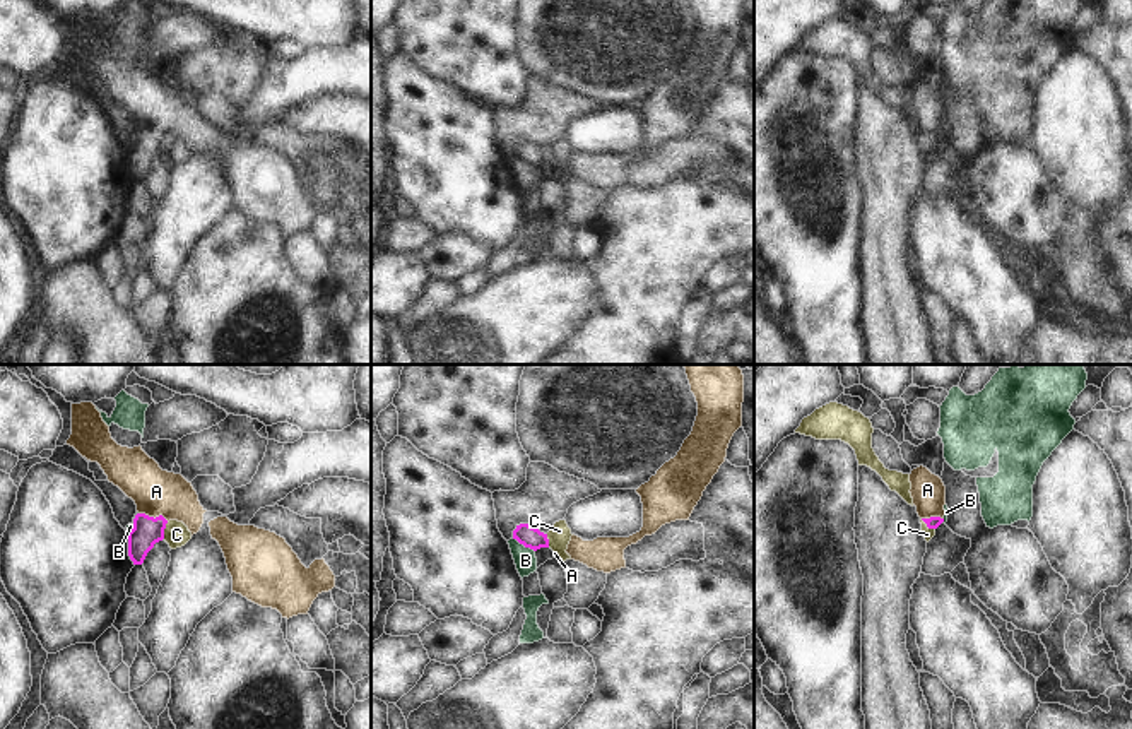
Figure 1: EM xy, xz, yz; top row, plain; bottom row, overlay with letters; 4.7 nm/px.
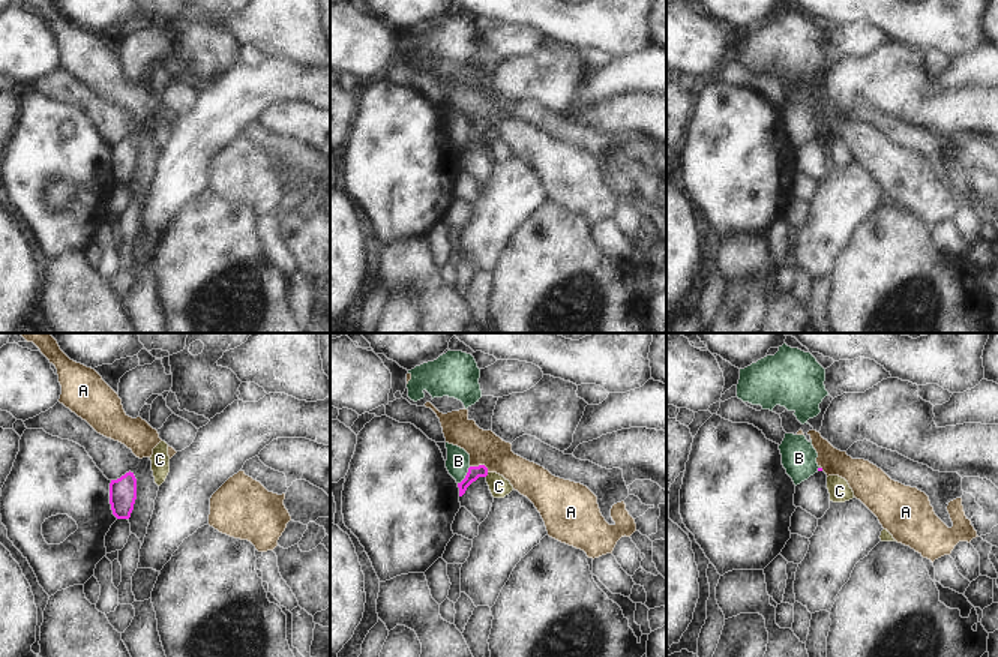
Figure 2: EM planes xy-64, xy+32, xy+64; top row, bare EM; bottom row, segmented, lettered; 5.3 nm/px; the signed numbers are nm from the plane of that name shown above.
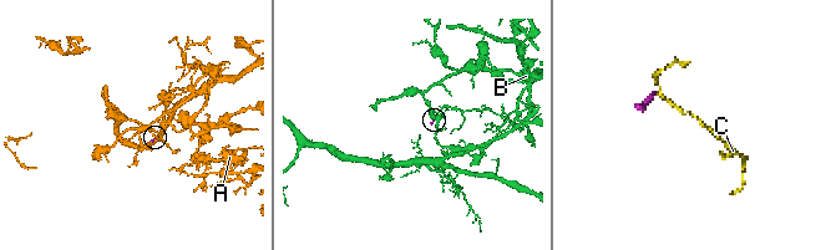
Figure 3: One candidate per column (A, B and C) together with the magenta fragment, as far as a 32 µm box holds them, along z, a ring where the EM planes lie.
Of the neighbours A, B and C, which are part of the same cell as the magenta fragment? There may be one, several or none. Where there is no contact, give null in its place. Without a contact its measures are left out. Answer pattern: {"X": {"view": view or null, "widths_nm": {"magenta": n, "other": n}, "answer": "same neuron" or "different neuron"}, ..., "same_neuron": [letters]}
{"A": {"view": "xy", "widths_nm": {"magenta": 140, "other": 220}, "answer": "same neuron"}, "B": {"view": "xz", "widths_nm": {"magenta": 100, "other": 100}, "answer": "different neuron"}, "C": {"view": "xy", "widths_nm": {"magenta": 140, "other": 120}, "answer": "different neuron"}, "same_neuron": ["A"]}

